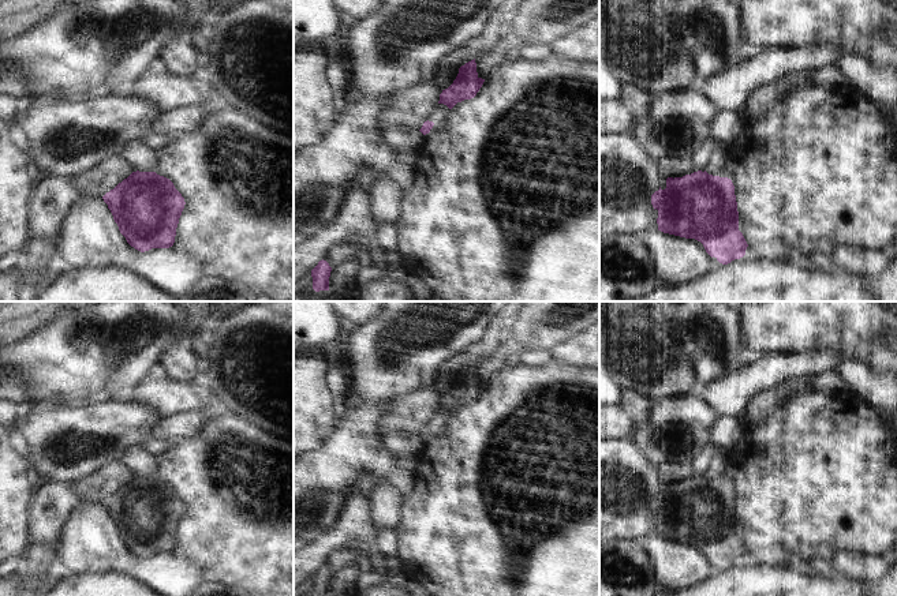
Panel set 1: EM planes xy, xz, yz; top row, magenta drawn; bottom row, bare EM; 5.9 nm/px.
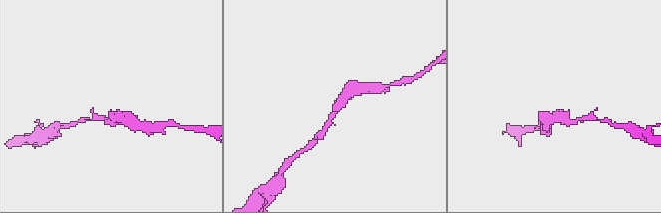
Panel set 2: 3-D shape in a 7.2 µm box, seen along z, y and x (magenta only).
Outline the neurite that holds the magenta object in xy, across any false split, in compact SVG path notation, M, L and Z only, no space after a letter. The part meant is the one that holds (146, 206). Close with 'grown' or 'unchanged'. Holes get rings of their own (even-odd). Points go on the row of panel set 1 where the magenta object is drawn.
M132 172L102 196L120 233L135 250L169 248L184 209L173 183L156 172Z; unchanged

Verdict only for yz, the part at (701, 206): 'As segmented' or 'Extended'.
As segmented.

